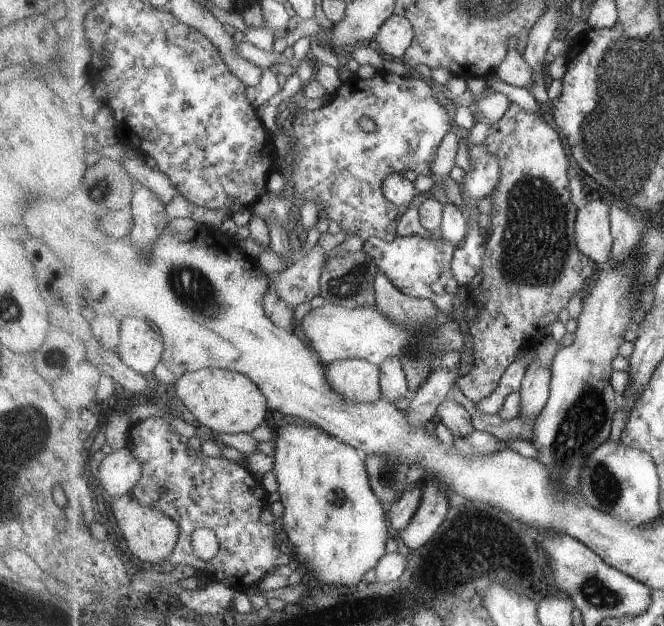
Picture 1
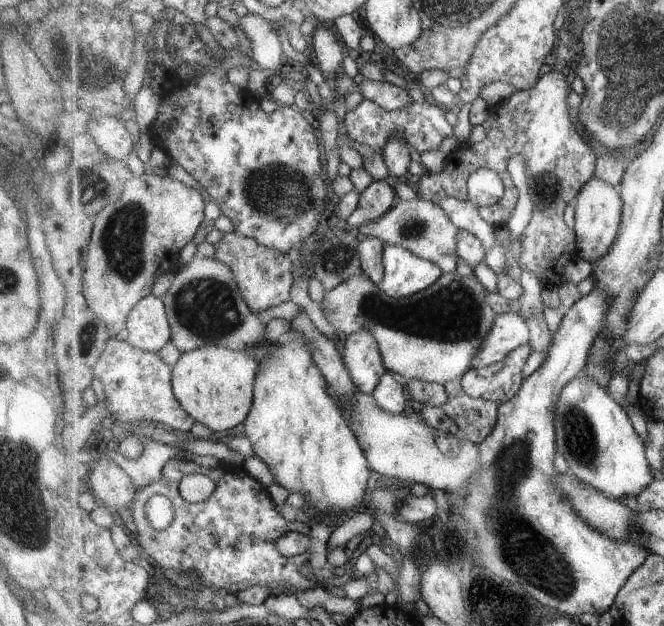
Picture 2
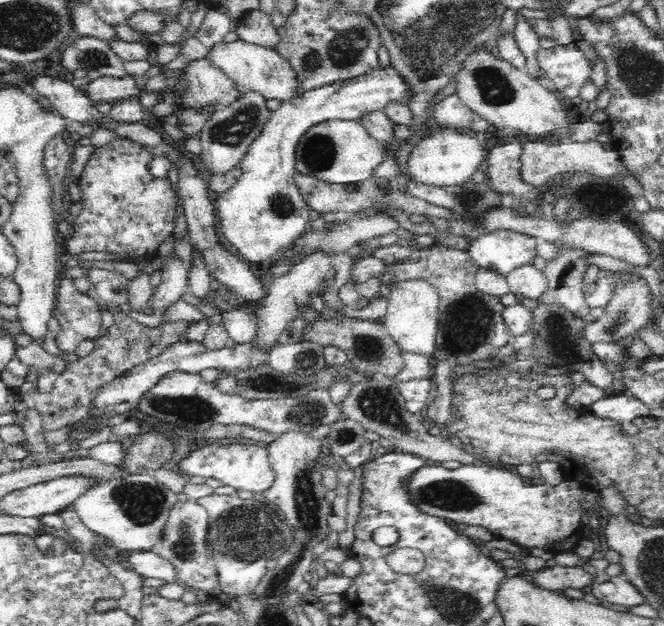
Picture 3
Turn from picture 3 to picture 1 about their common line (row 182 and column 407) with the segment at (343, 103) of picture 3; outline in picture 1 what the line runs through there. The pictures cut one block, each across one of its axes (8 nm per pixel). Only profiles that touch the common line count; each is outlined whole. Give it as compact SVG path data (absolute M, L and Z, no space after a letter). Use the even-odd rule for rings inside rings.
M419 234L400 236L391 242L379 237L371 237L364 241L363 250L372 255L375 264L391 282L406 295L416 299L429 299L436 304L441 313L451 314L455 308L455 296L460 285L452 270L454 254L459 248L455 243L443 236L433 240Z

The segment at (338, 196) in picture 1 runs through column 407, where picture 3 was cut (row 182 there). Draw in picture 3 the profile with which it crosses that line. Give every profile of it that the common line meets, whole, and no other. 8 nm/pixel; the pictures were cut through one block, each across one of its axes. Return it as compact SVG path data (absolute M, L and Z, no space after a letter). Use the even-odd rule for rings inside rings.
M118 136L106 146L96 149L92 153L79 178L76 179L76 183L82 192L82 211L78 216L70 219L72 222L72 232L70 232L70 236L65 239L68 256L82 254L82 252L108 252L108 254L118 254L118 256L126 256L126 254L130 254L132 258L140 258L140 256L142 256L142 258L154 258L155 256L158 256L158 246L160 246L160 244L162 244L162 242L173 233L174 220L176 220L176 205L178 203L183 205L183 203L178 202L176 192L174 192L174 188L168 177L156 178L150 173L148 164L150 164L152 158L152 153L150 153L150 151L148 151L144 146L130 139L120 138Z

